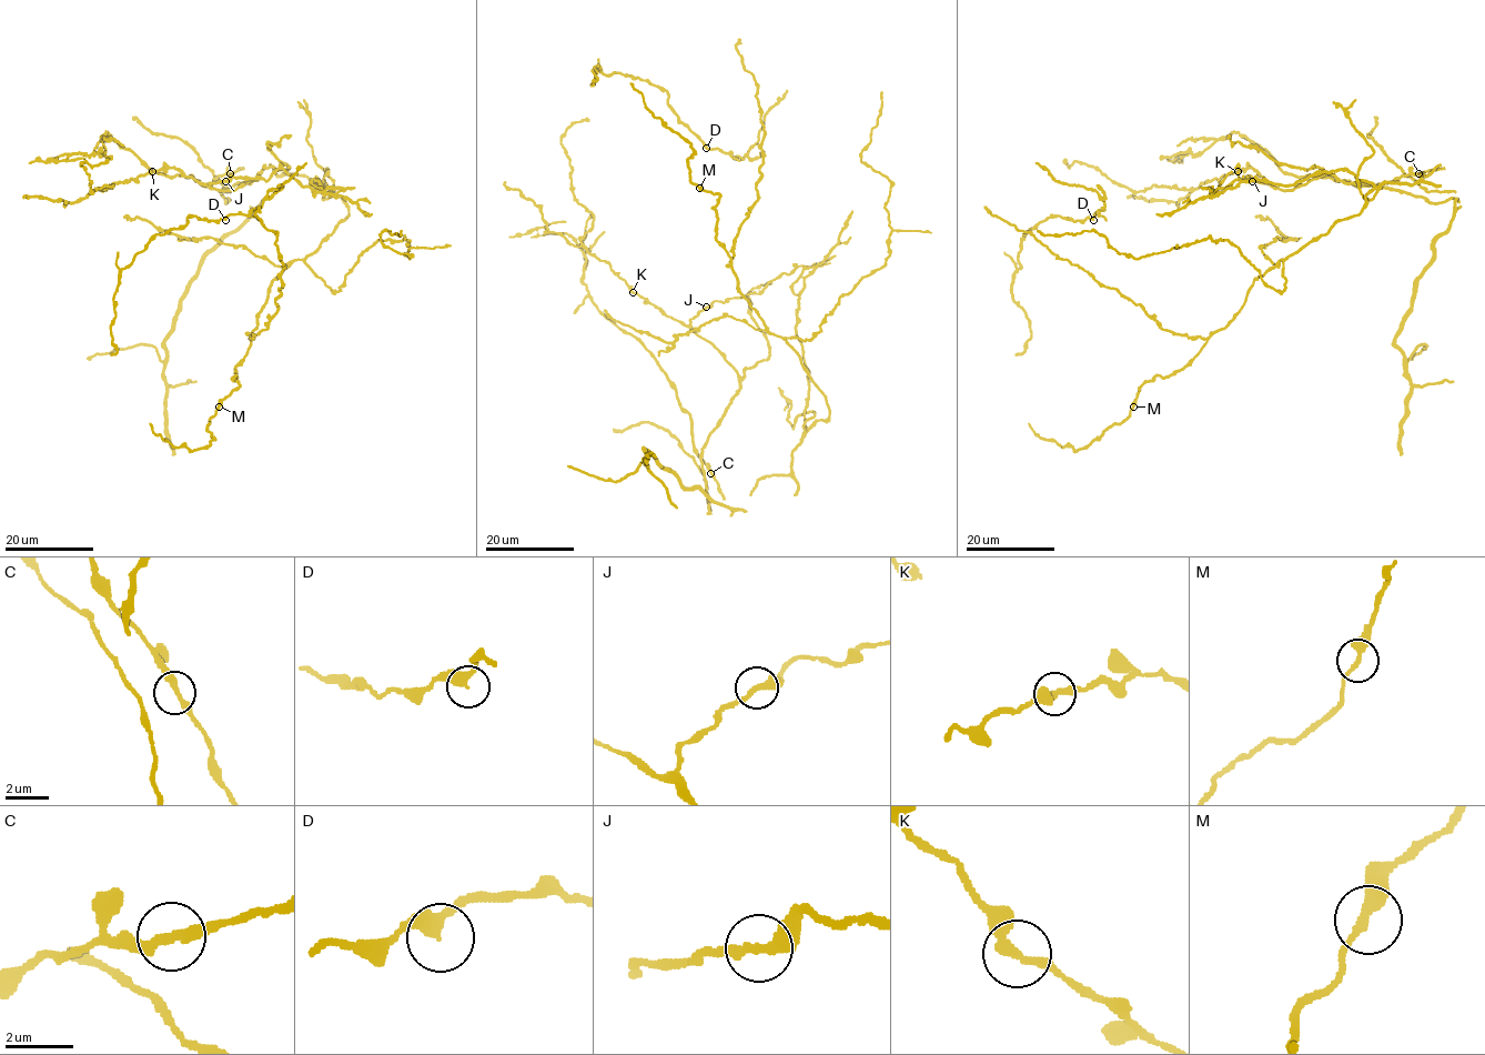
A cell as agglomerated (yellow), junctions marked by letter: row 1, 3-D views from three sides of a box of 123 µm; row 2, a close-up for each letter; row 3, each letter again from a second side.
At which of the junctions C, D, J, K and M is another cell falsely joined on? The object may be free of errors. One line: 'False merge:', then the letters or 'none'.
False merge: none

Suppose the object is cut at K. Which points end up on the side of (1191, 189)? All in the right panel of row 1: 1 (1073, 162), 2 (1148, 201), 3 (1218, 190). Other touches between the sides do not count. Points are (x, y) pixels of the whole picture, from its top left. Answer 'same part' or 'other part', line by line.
1: same part
2: same part
3: other part

